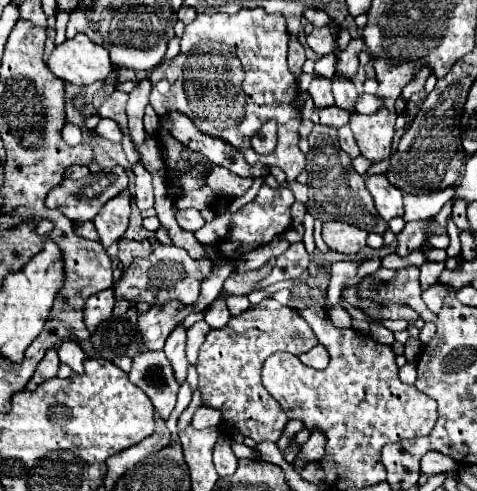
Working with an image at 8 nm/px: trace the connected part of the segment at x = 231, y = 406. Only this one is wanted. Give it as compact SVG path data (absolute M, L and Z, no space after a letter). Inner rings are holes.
M266 298L260 308L248 308L240 316L230 318L224 328L208 332L196 362L198 386L202 390L204 404L222 410L222 420L236 424L240 432L254 442L276 442L288 422L288 416L262 386L260 368L264 360L278 350L298 356L312 346L316 346L316 336L298 312L278 304L274 298Z

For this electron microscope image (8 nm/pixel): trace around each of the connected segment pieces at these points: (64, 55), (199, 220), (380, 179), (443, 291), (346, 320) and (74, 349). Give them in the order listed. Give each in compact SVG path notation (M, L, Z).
M78 34L72 40L58 44L46 64L60 80L78 86L104 80L112 72L108 50L94 44L84 34Z
M194 208L176 212L176 220L178 220L180 228L188 230L188 232L196 232L196 230L200 230L206 224L206 220L202 218L202 214L198 210L194 210Z
M372 174L366 176L366 188L370 190L376 210L378 214L388 222L394 216L402 216L404 208L402 208L402 192L400 188L392 188L392 184L388 184L388 178L384 174Z
M434 284L434 286L430 286L426 292L422 292L422 300L426 302L426 306L434 312L434 314L438 314L440 312L440 308L442 308L442 300L446 298L446 296L452 296L456 290L452 288L452 286L448 286L448 284Z
M340 305L333 307L329 312L330 319L338 328L351 328L351 316Z
M74 340L62 342L62 346L58 348L58 356L60 356L60 362L66 364L66 366L70 366L74 372L78 372L78 374L84 372L82 362L84 362L86 354L82 352L82 348Z

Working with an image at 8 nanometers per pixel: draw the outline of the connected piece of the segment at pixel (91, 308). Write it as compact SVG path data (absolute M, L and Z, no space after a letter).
M108 288L108 290L102 290L94 296L90 296L86 300L86 308L84 308L84 320L86 320L86 326L90 332L96 330L96 326L104 320L108 320L112 316L112 308L116 304L116 298L114 298L114 288Z

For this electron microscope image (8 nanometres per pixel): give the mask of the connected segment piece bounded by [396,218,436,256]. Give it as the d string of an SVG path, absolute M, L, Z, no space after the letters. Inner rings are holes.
M428 218L428 220L416 220L416 222L406 222L404 230L398 234L398 254L400 256L406 256L410 254L412 250L418 250L424 240L428 238L426 232L428 232L428 226L436 222L434 218Z

